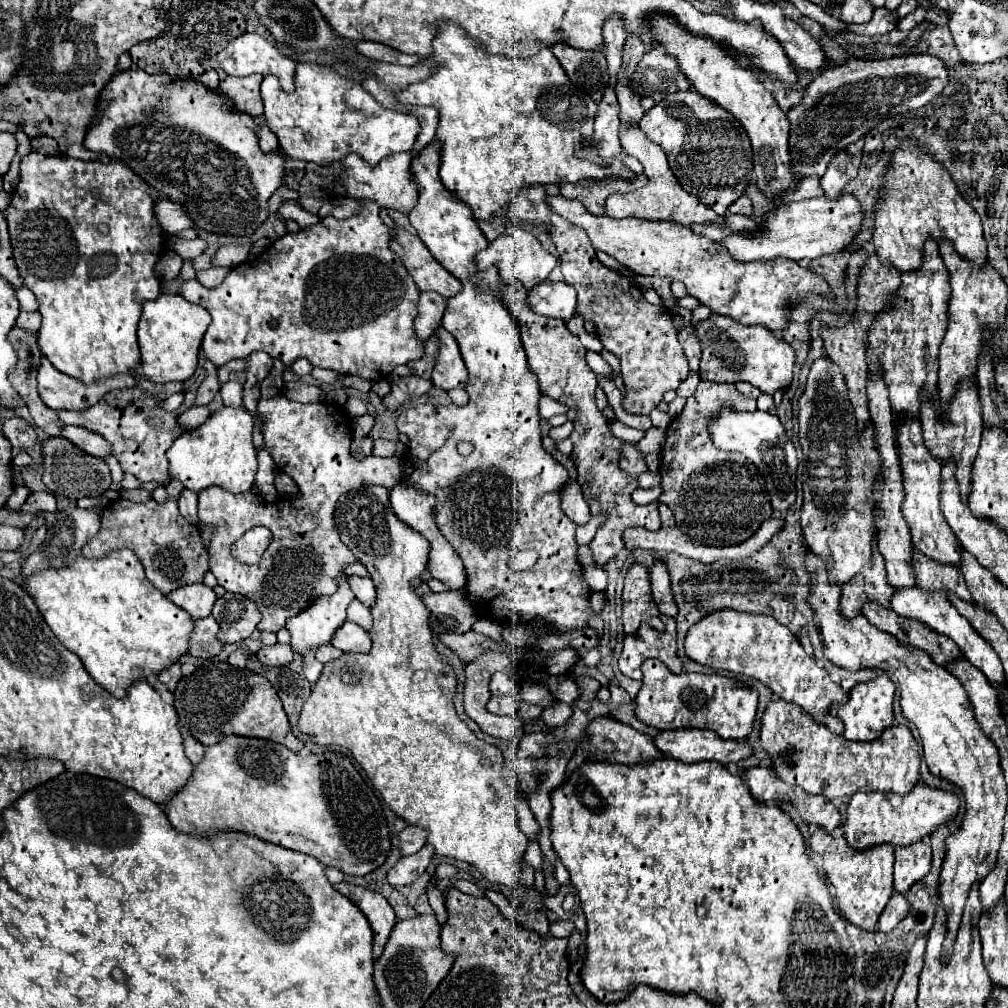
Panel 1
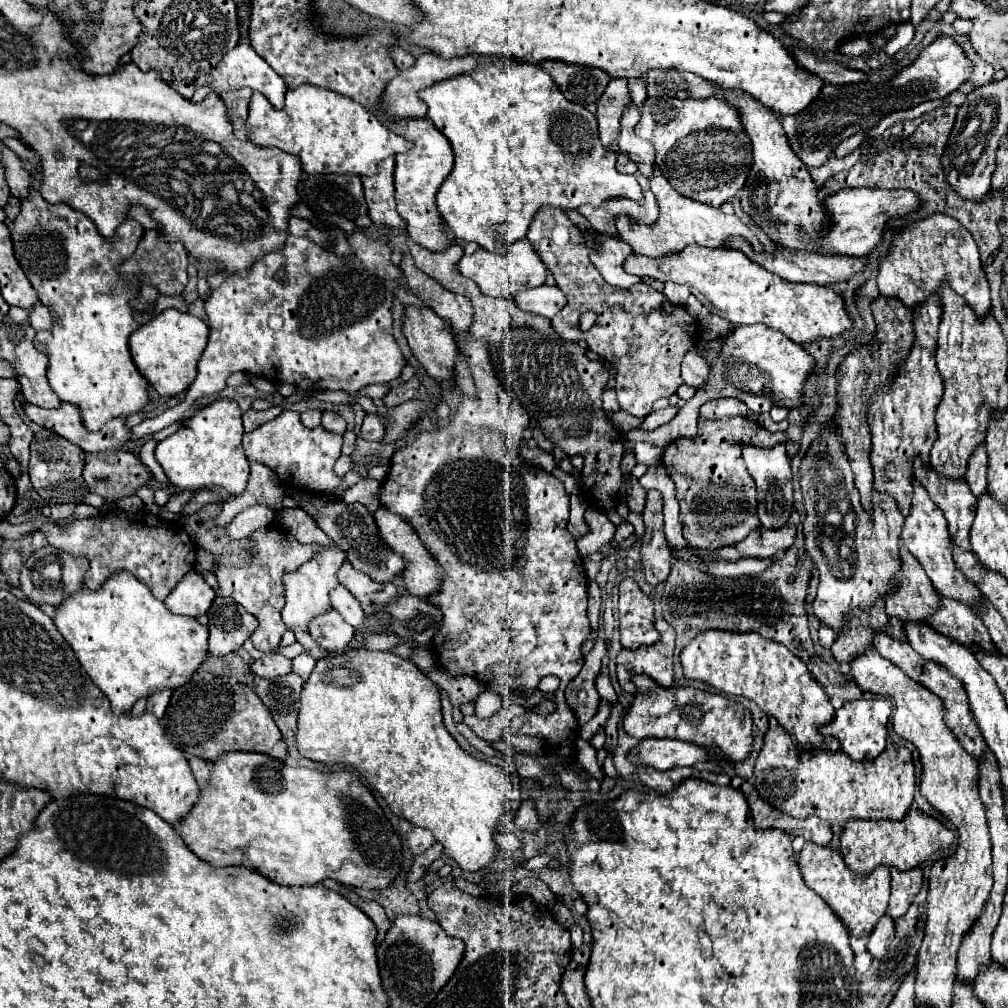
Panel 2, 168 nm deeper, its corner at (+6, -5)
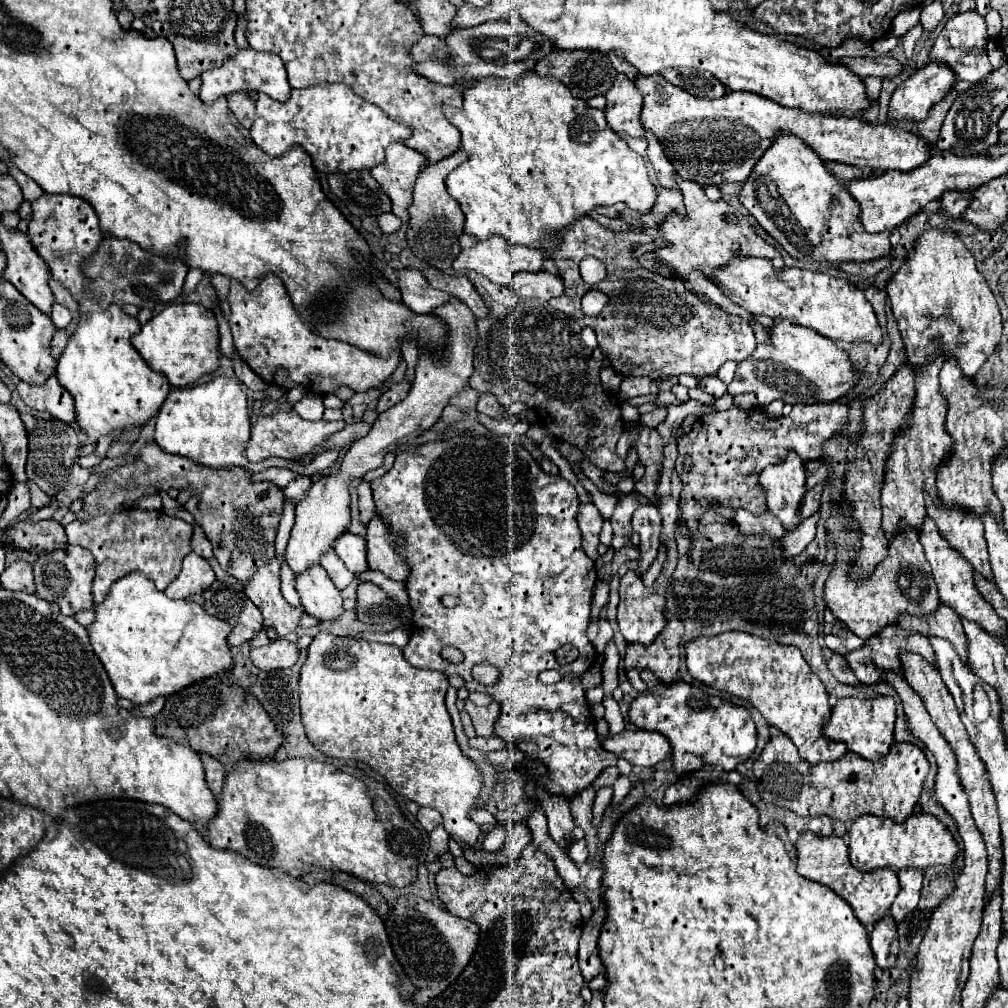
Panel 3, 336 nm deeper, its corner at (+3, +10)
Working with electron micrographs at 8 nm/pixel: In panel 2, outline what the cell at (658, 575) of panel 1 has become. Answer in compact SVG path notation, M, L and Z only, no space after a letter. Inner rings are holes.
M651 489L647 491L647 501L643 509L645 535L641 537L641 561L651 585L659 585L669 577L671 571L671 551L663 535L663 499L661 493Z

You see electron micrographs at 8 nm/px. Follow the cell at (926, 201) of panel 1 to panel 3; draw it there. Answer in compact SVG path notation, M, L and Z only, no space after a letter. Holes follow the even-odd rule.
M926 230L886 292L912 366L924 366L936 356L956 358L962 374L974 378L1000 342L1002 322L996 298L976 272L972 254L950 232Z

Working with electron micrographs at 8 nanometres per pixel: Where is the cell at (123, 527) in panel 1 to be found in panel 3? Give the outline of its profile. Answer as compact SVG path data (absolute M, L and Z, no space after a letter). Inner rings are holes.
M124 510L116 516L96 516L88 522L70 522L66 526L68 544L78 544L92 552L96 562L96 578L92 584L94 604L104 602L110 586L132 572L142 572L156 584L156 590L164 592L182 570L182 560L192 552L192 524L180 518L168 518L160 510ZM170 520L170 526L168 526Z

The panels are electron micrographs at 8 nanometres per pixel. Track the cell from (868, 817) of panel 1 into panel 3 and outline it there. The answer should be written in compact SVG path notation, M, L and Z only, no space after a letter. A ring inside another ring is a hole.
M912 814L904 824L892 824L892 820L880 820L876 816L860 816L860 820L854 820L848 832L848 848L850 848L850 862L854 868L860 872L872 872L876 868L892 868L894 872L900 872L902 868L916 868L916 870L926 870L930 866L950 866L956 860L958 846L948 832L948 828L936 820L930 814Z

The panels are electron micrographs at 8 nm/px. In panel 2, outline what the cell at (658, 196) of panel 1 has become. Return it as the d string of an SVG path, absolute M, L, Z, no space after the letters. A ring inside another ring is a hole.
M653 165L651 191L653 191L653 195L657 197L657 203L659 203L659 219L653 225L633 223L633 219L629 215L621 215L615 221L615 227L621 235L621 239L627 241L633 247L633 253L659 257L659 255L675 253L681 247L691 245L691 243L697 243L697 245L703 245L703 247L721 247L721 243L727 241L729 237L743 237L753 245L755 251L763 249L763 245L759 243L755 233L737 215L725 215L721 209L713 209L705 203L697 203L693 199L687 199L687 197L679 195L669 185L669 181L661 175L657 165Z

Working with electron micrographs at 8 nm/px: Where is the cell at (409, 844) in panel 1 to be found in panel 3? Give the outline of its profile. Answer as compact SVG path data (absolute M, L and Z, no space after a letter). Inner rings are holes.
M420 808L418 814L416 814L416 818L426 828L426 832L432 832L438 824L442 824L442 816L434 808Z

